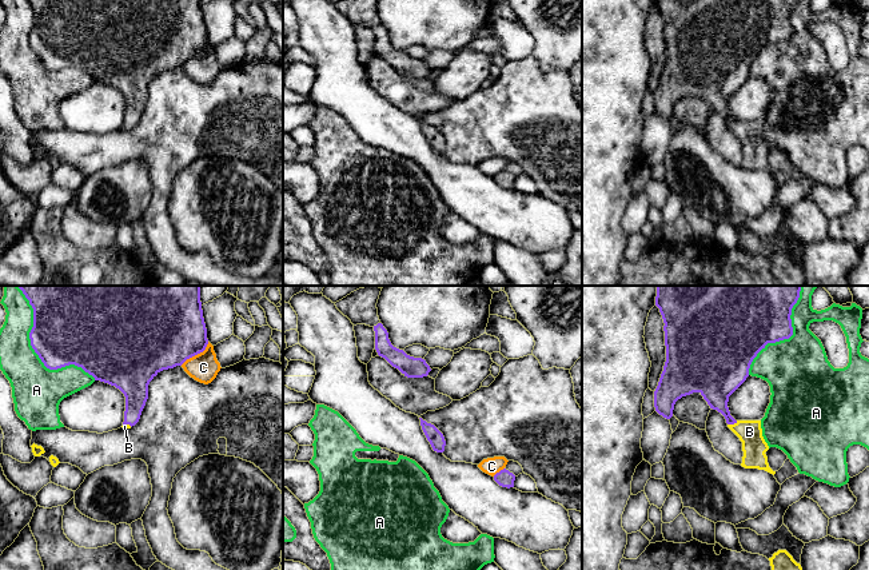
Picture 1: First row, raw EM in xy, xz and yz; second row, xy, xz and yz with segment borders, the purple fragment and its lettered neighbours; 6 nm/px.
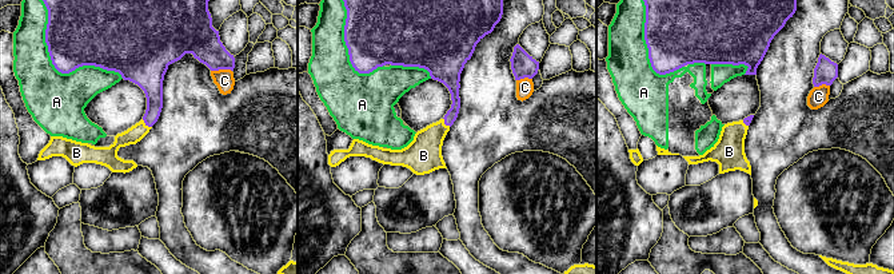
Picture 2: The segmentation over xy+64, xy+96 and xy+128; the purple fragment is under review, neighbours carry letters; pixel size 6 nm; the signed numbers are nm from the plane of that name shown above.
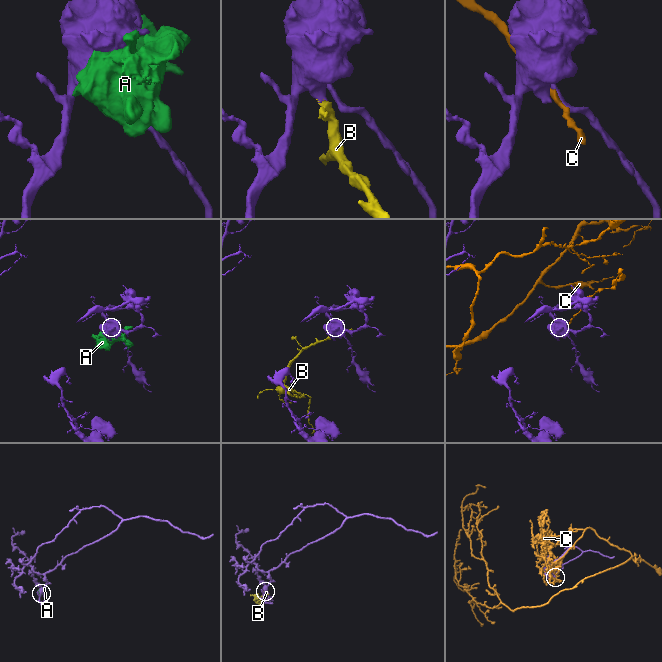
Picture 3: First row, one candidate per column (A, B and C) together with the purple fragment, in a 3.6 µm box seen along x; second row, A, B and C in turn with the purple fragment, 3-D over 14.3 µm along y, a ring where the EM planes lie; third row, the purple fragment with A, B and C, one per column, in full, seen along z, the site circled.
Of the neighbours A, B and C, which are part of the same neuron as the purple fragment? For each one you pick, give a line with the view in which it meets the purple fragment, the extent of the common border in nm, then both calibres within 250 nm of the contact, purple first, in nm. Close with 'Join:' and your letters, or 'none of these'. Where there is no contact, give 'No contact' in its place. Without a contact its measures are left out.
B: Touches purple in yz. Shared border 70 nm. Thickness 200 nm (purple) against 140 nm
Join: B

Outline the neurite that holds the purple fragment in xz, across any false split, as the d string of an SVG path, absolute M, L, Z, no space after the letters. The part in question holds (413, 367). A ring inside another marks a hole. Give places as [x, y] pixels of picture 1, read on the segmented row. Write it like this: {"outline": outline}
{"outline": "M382 323L374 326L375 350L392 367L398 368L407 378L423 378L431 371L430 366L422 358L407 355L403 350L394 347L388 339L388 332Z"}

